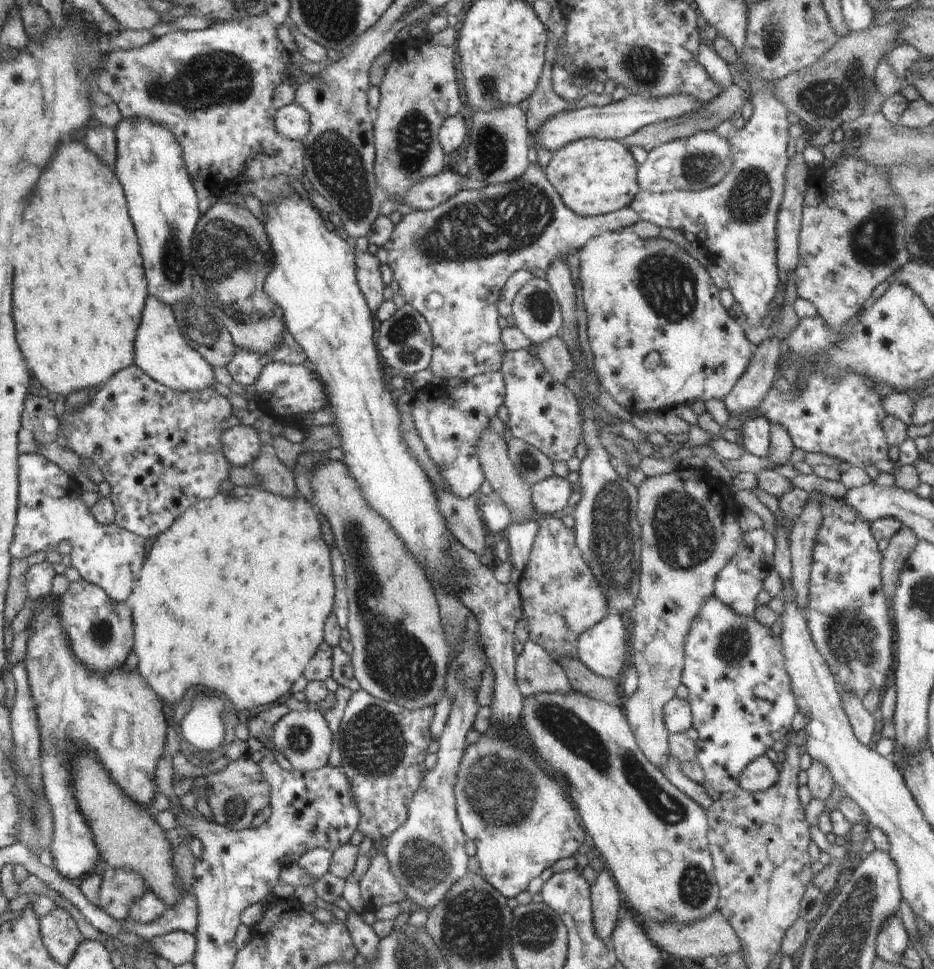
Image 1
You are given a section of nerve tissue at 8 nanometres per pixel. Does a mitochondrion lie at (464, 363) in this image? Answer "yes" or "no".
no

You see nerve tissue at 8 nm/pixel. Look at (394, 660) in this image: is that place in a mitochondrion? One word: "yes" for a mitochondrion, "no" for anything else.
yes

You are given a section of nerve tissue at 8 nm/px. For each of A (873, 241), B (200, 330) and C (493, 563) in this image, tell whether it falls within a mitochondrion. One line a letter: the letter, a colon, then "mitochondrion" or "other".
A: mitochondrion
B: mitochondrion
C: other

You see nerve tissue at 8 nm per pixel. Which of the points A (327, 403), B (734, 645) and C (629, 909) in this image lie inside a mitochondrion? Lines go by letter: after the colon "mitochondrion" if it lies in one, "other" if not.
A: other
B: mitochondrion
C: other

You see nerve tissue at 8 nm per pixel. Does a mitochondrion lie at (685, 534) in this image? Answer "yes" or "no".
yes

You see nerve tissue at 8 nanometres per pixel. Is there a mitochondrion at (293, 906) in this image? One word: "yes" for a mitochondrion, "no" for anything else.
no

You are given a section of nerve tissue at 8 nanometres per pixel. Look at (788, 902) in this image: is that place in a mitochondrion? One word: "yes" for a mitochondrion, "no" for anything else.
no

